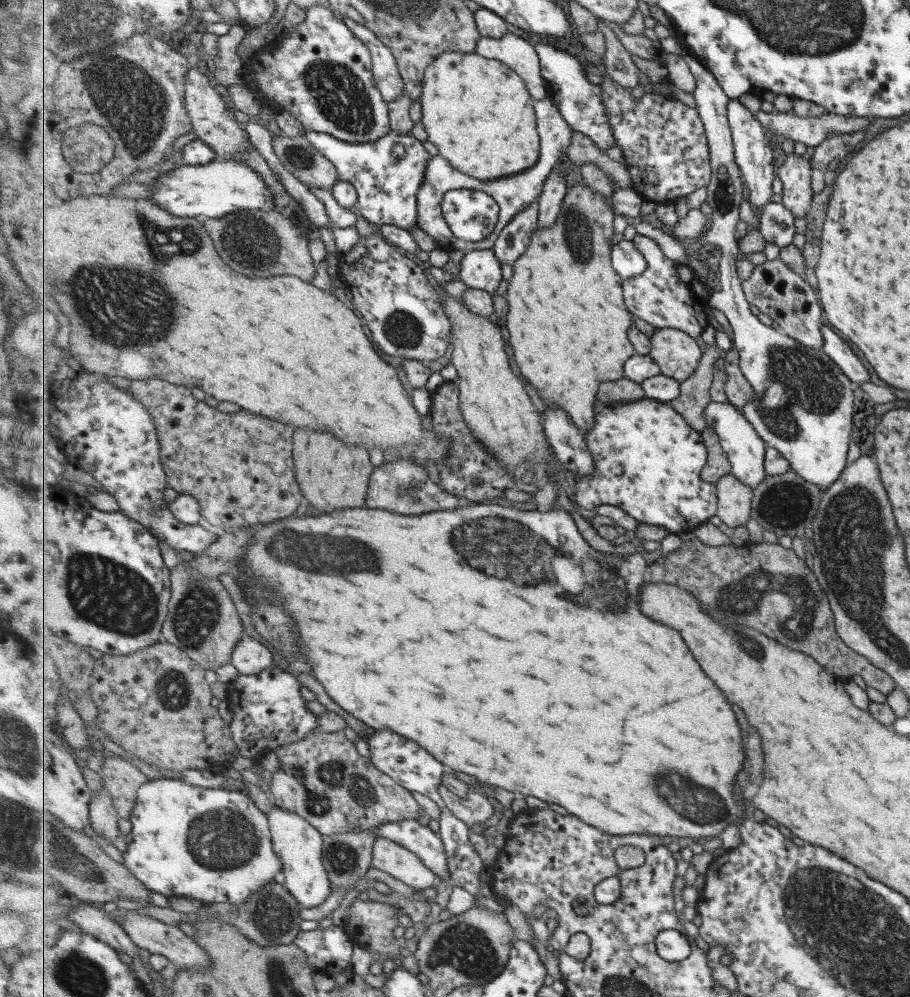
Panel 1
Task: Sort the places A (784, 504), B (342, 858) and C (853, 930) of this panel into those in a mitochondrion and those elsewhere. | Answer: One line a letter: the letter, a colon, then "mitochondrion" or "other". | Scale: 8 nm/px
A: mitochondrion
B: mitochondrion
C: mitochondrion

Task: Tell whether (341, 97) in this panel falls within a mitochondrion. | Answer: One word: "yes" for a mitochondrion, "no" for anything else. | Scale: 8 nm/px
yes

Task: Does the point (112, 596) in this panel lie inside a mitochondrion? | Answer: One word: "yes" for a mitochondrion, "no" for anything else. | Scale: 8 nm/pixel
yes

